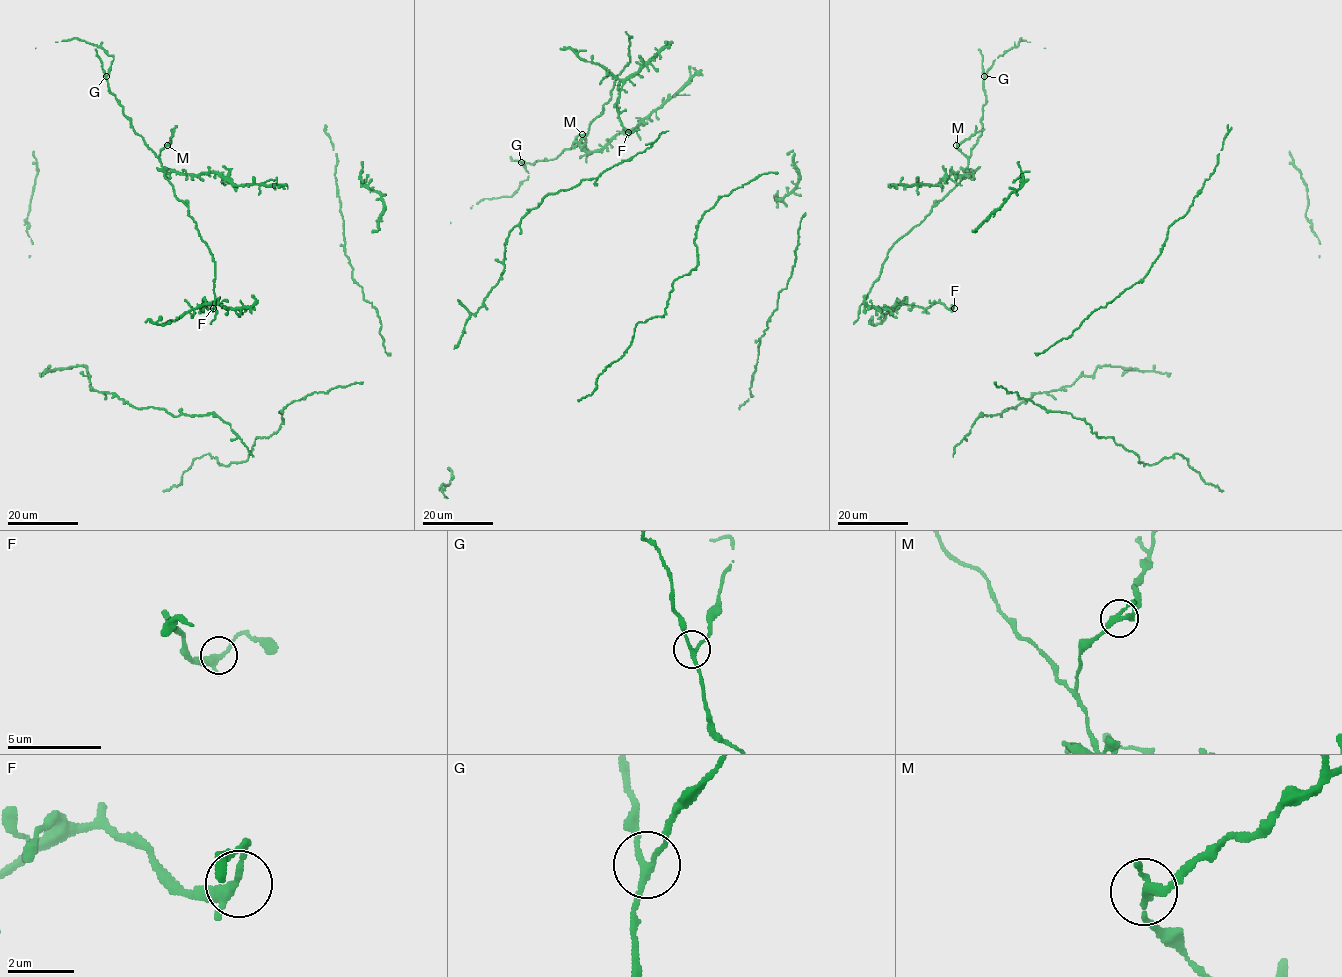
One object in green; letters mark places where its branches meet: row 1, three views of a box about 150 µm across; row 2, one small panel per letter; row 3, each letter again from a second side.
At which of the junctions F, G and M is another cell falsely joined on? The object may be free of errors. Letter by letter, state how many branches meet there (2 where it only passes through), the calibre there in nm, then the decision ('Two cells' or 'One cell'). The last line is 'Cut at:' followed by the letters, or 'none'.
F: Branches: 3. Thickness 240 nm. One cell
G: Branches: 3. Thickness 180 nm. One cell
M: Branches: 3. Thickness 200 nm. Two cells
Cut at: M

